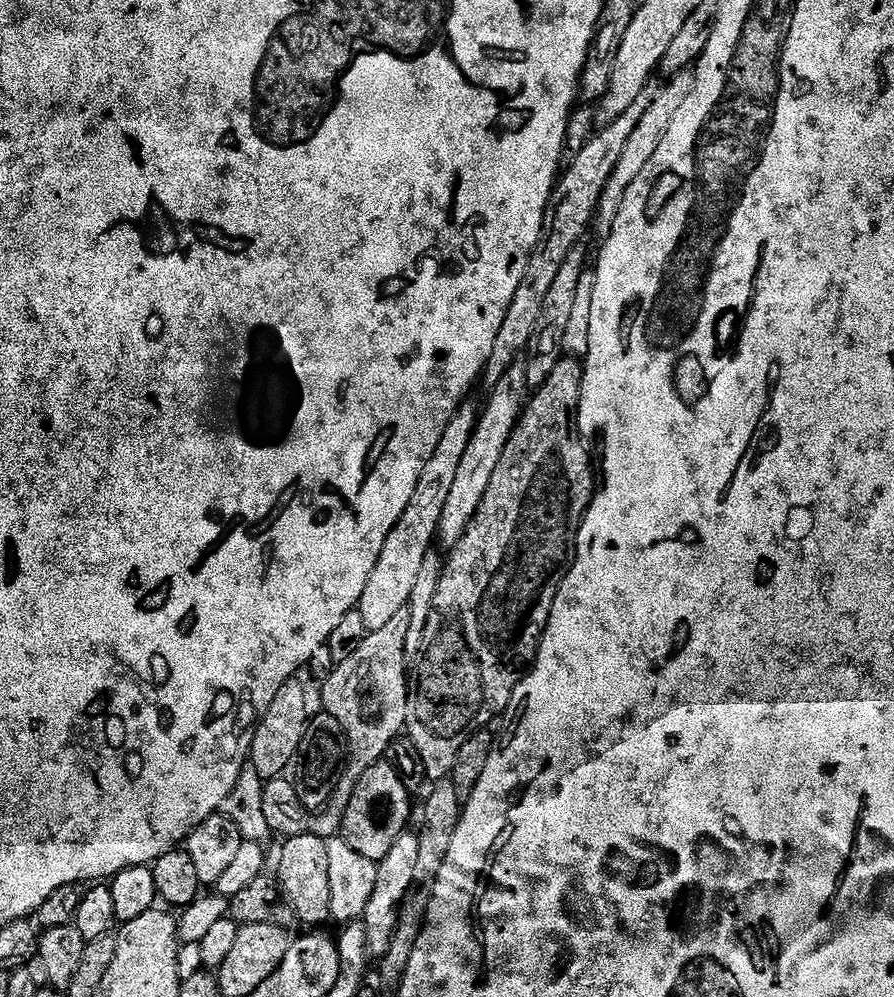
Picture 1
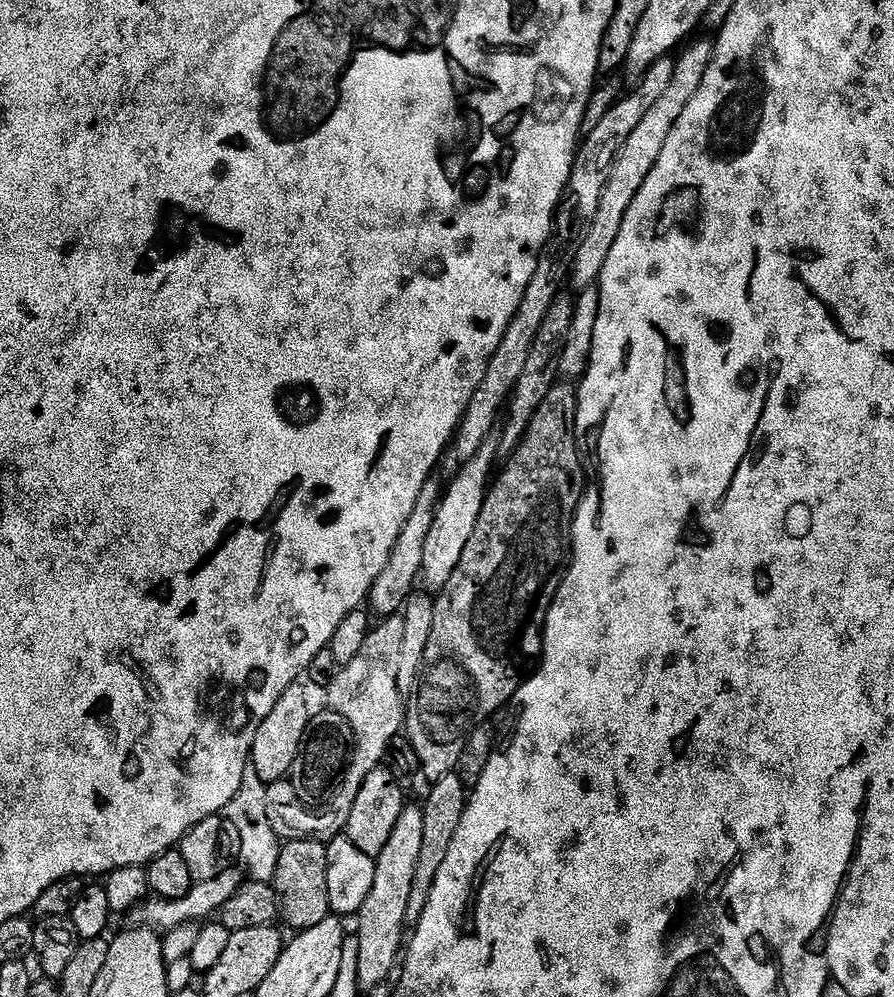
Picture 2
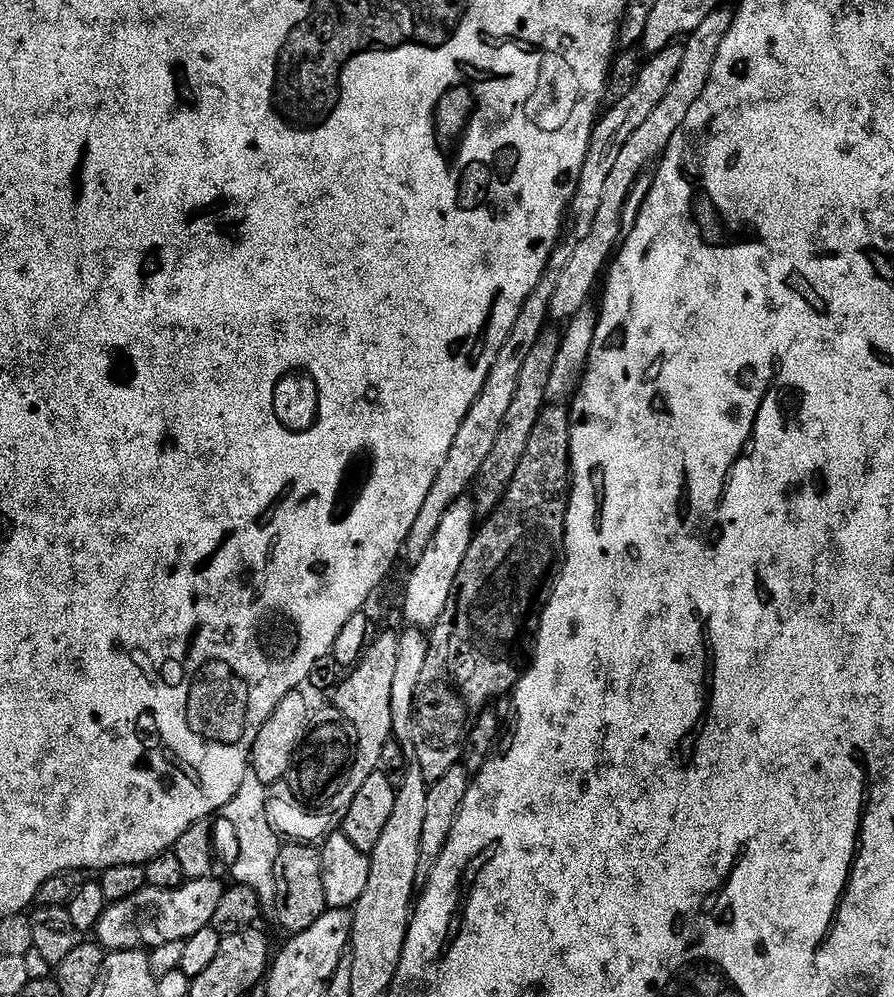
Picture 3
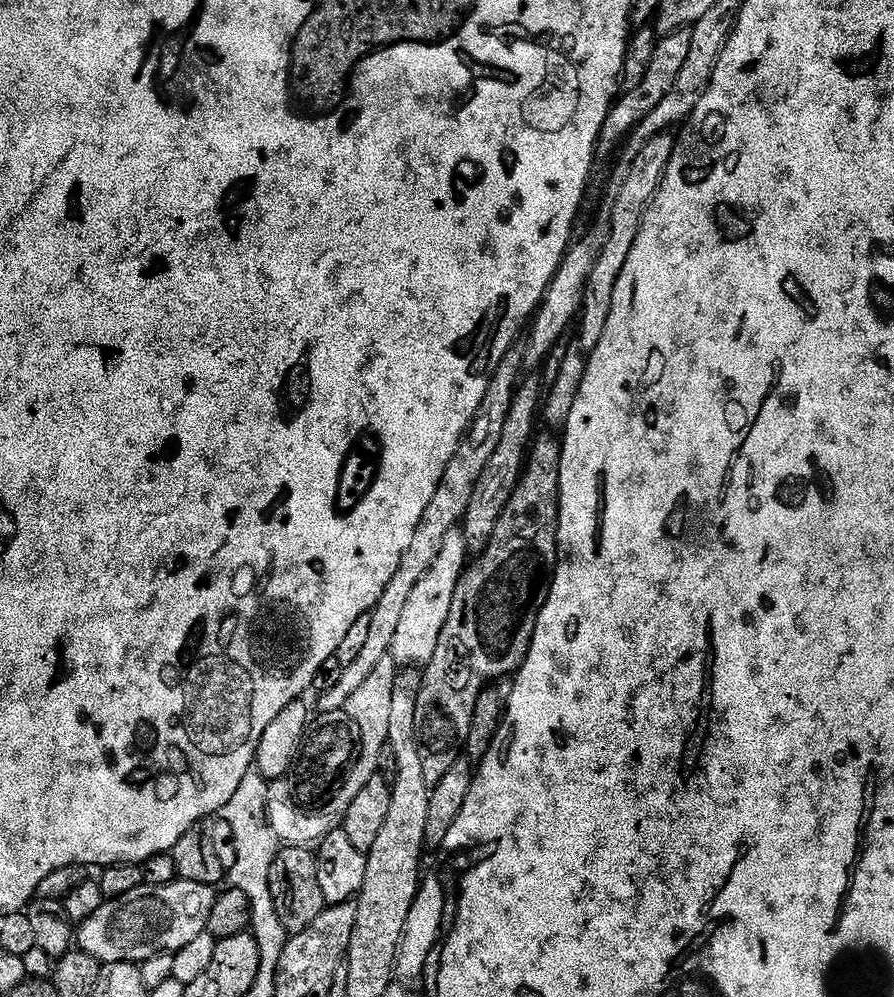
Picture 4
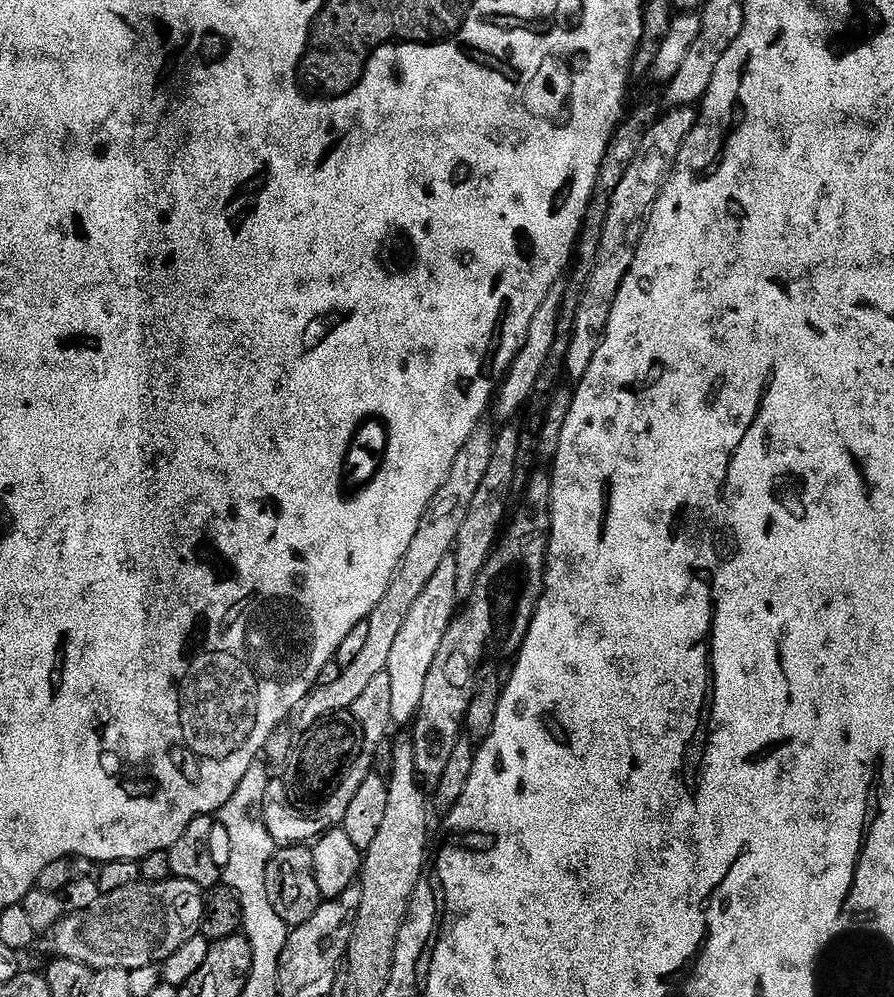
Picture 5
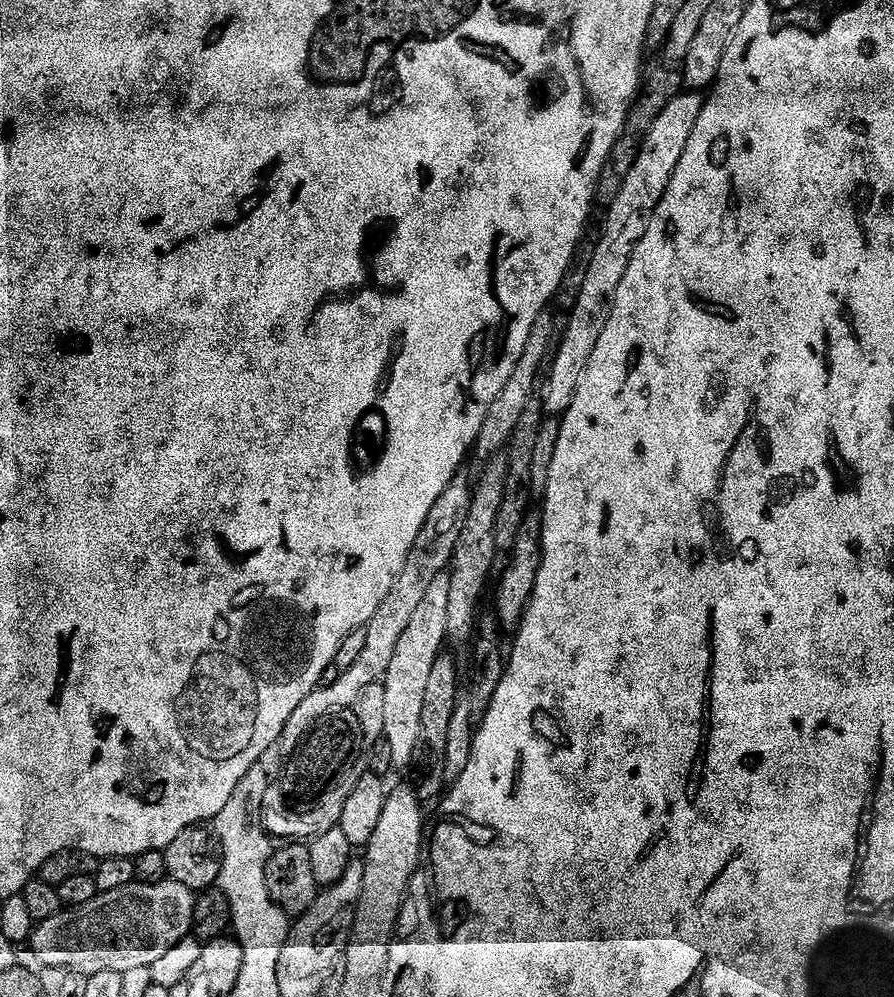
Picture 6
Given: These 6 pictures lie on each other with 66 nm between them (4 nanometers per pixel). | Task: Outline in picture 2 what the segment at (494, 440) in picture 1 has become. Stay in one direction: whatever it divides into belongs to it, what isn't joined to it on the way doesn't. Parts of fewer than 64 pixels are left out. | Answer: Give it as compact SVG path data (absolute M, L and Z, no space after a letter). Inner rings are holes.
M495 443L484 444L474 458L463 463L460 473L456 476L456 481L452 485L447 485L440 498L440 507L436 510L434 526L428 535L426 550L422 558L422 584L425 589L439 590L450 582L450 574L462 562L462 550L466 550L466 542L470 542L474 534L474 526L478 526L478 514L482 514L484 499L488 497L490 481L493 479L494 471L492 467L496 464L498 448Z

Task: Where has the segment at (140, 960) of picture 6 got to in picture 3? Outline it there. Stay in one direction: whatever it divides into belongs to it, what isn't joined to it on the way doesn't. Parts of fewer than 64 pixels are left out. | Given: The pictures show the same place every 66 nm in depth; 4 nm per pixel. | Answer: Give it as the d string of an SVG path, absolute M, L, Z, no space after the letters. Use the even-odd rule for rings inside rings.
M202 878L201 880L185 880L177 888L149 888L138 890L138 894L130 894L130 898L122 898L122 902L108 904L102 918L94 929L95 939L101 948L108 952L135 952L151 950L158 946L166 946L166 942L184 942L189 940L198 930L209 927L214 918L214 910L218 902L222 902L226 884L219 878Z

